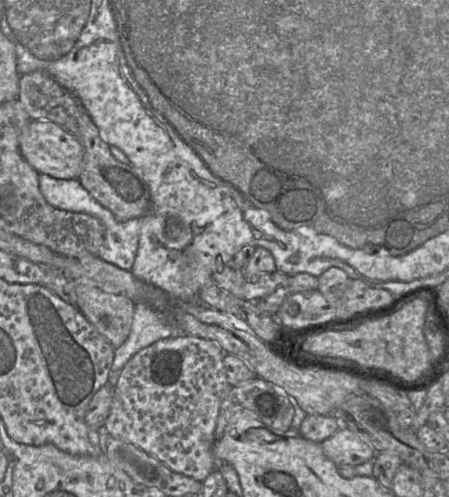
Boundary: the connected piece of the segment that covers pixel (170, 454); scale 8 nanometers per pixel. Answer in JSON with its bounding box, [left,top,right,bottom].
[104,333,233,481]

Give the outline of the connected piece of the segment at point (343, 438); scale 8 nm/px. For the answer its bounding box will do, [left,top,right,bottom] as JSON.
[321,428,377,467]

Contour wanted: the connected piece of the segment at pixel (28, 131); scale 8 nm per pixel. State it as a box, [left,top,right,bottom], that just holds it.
[20,119,84,179]

